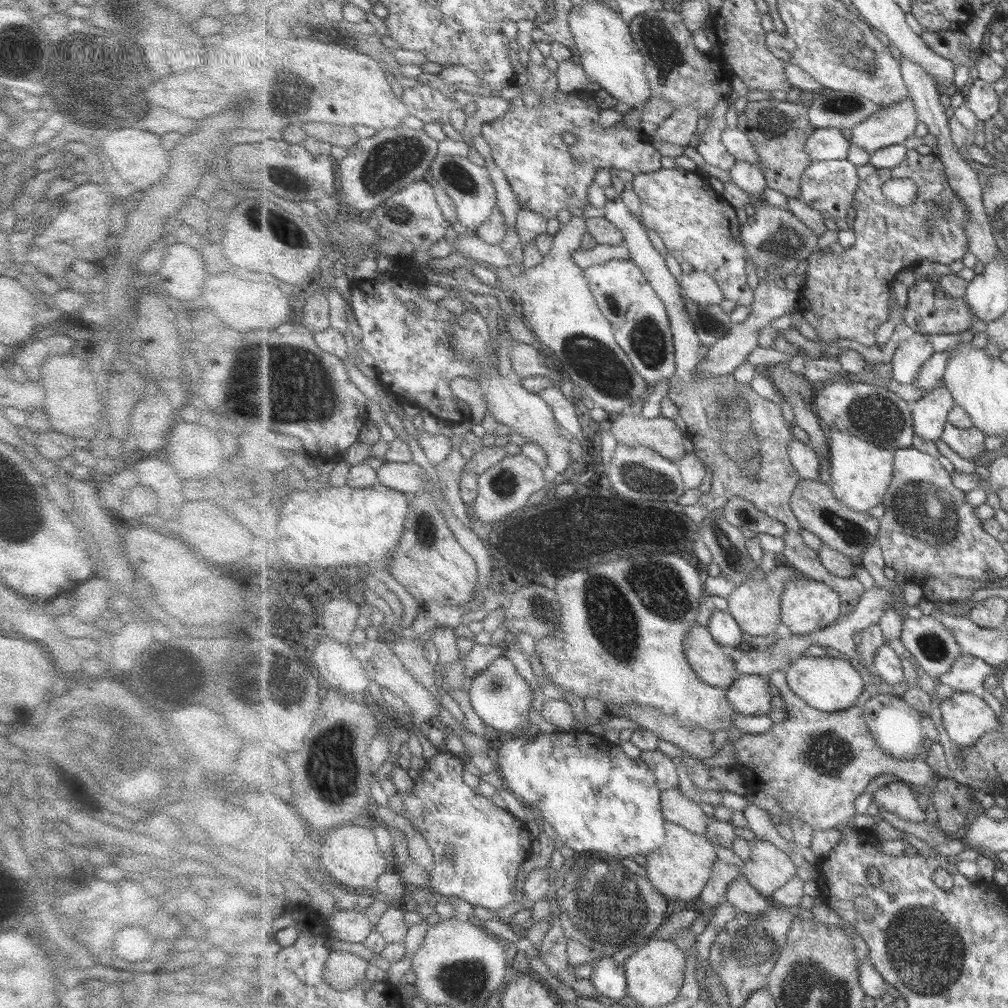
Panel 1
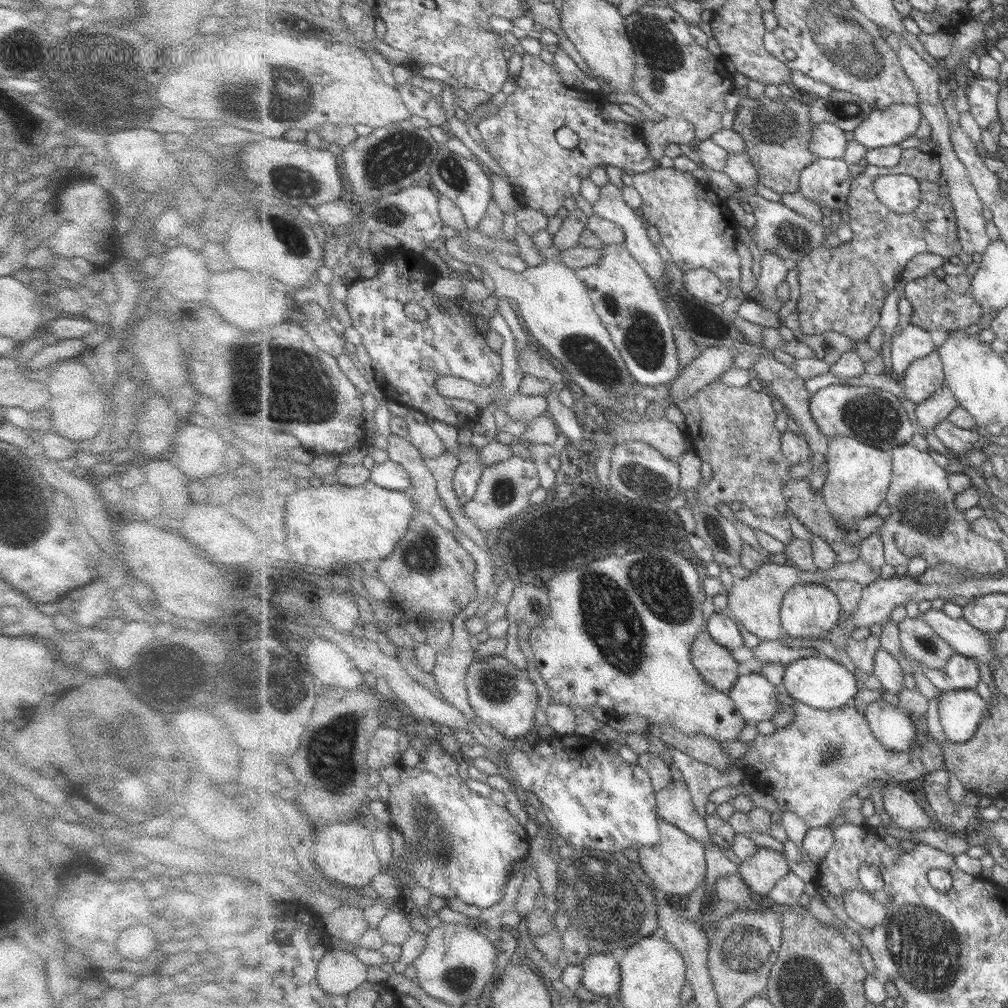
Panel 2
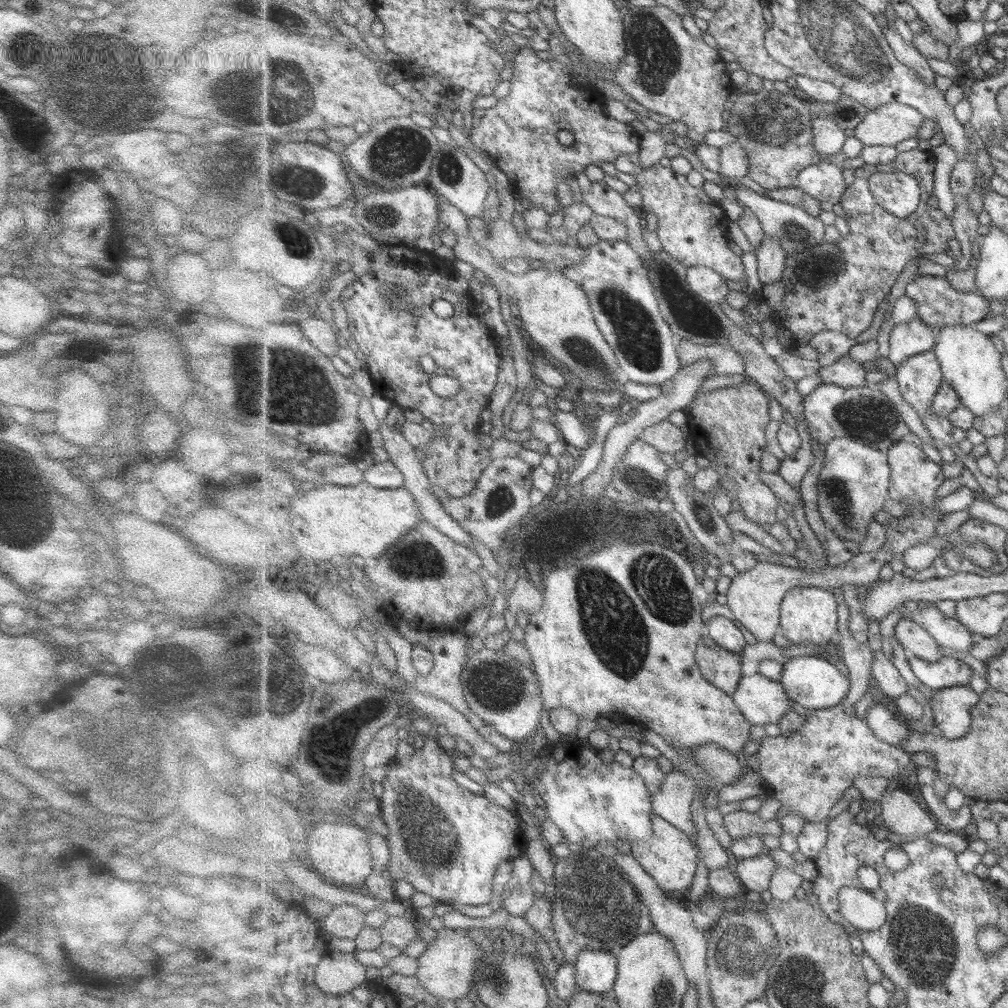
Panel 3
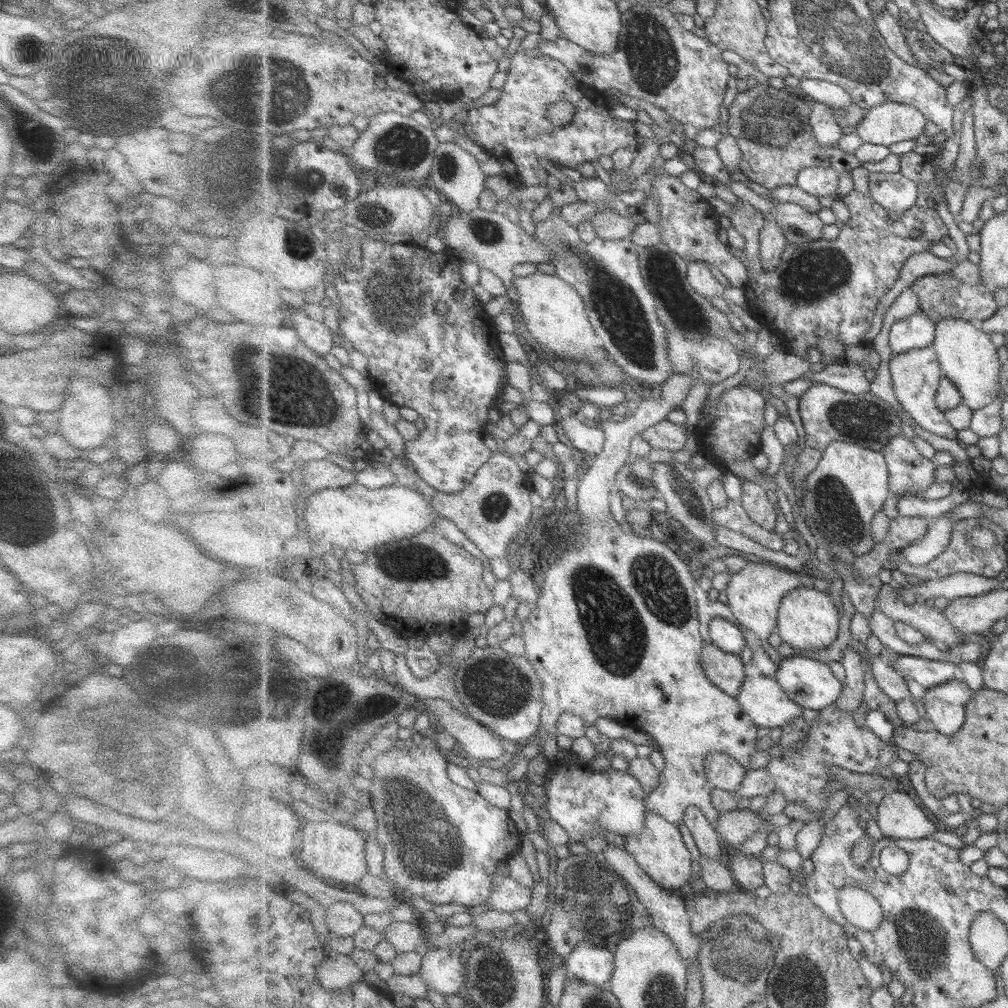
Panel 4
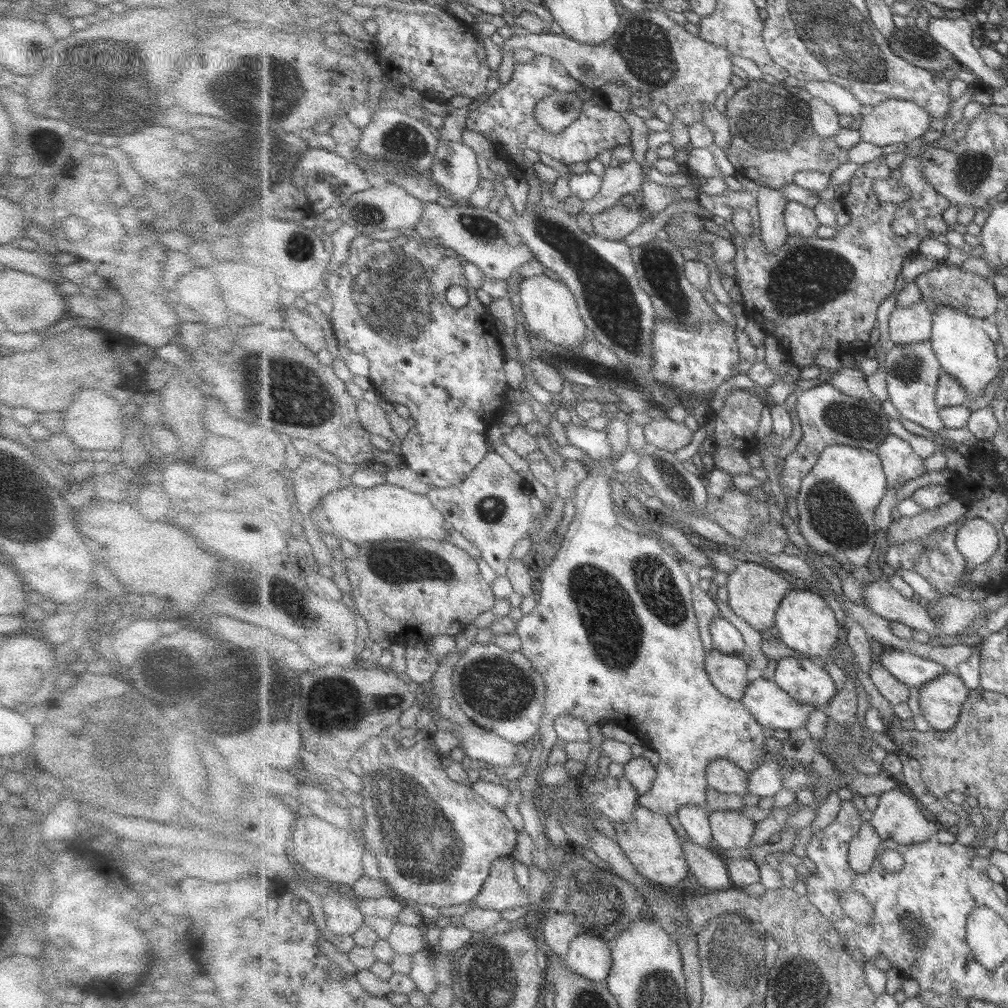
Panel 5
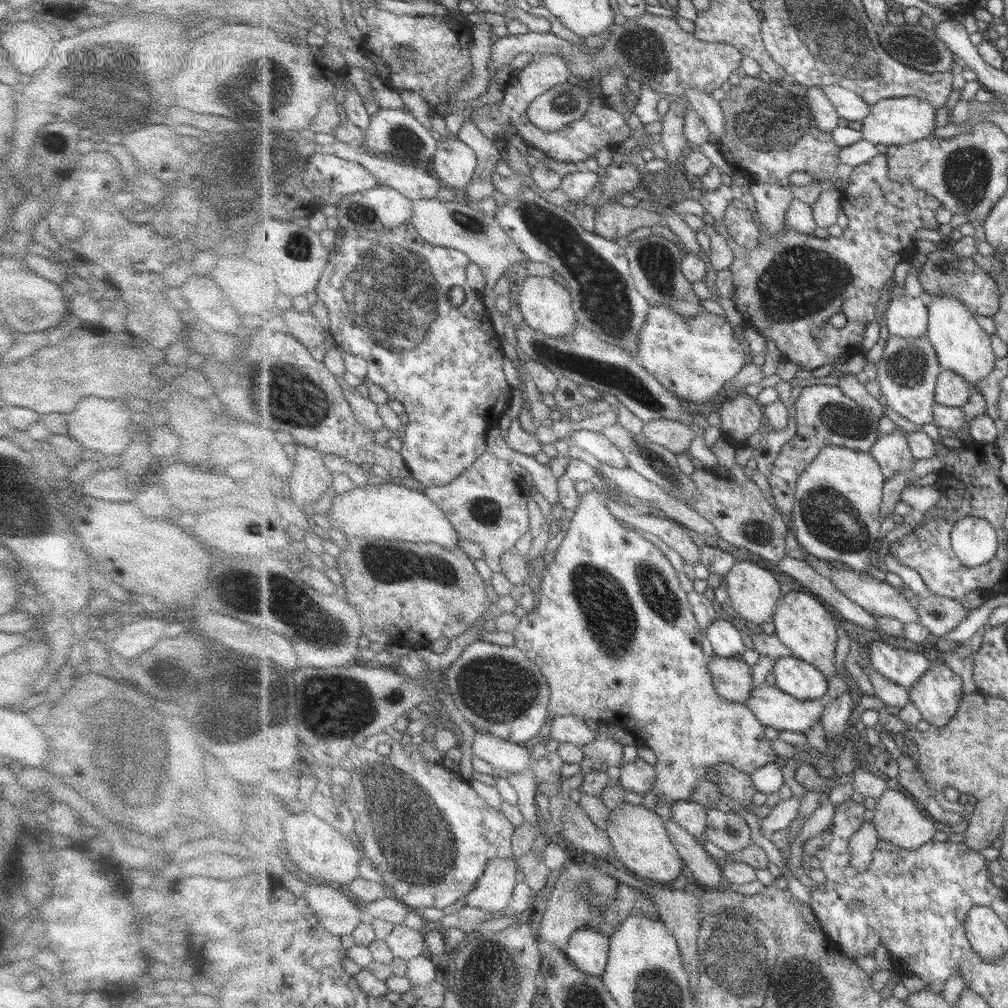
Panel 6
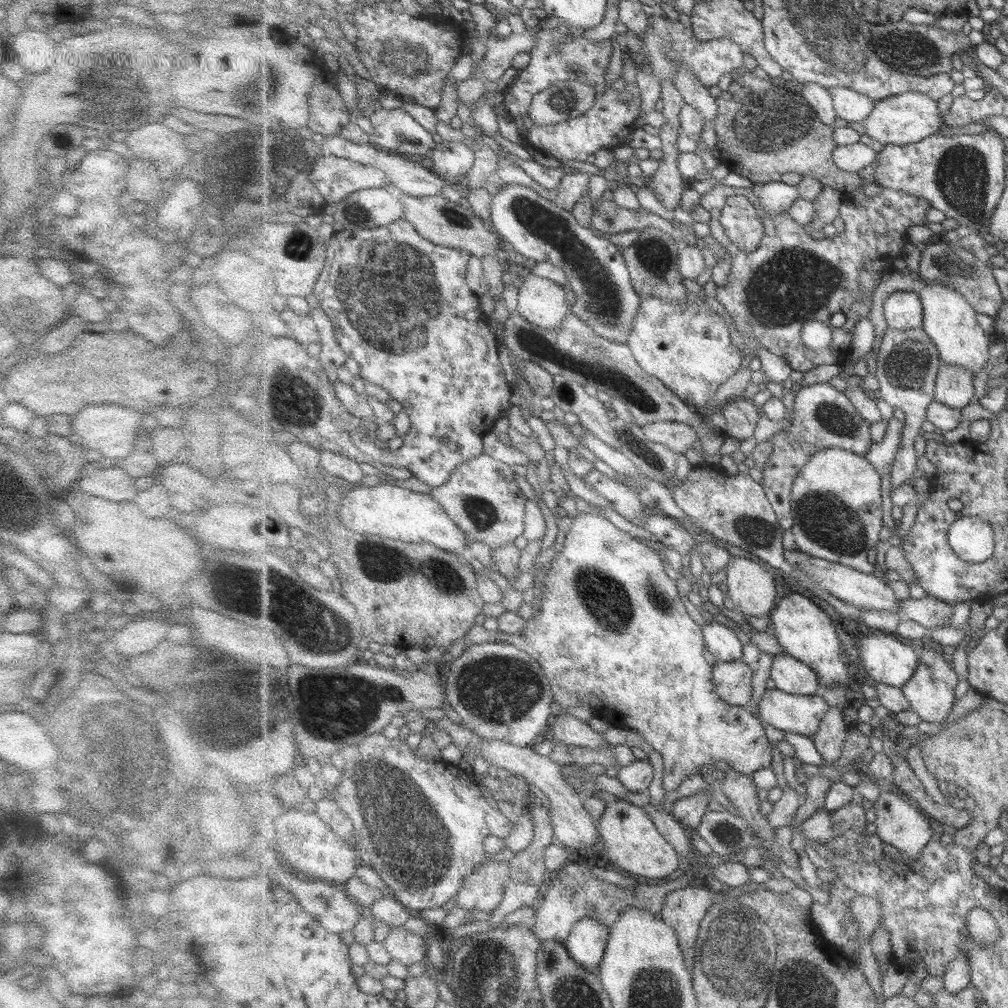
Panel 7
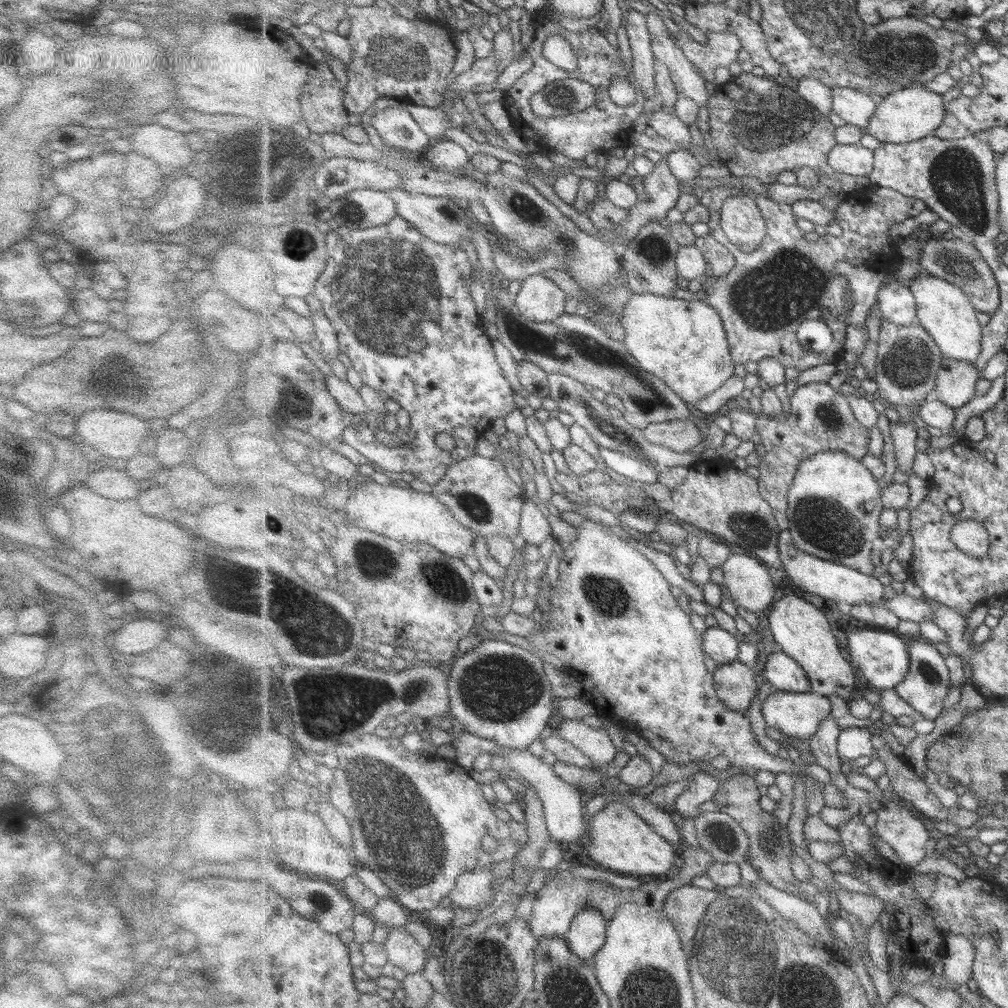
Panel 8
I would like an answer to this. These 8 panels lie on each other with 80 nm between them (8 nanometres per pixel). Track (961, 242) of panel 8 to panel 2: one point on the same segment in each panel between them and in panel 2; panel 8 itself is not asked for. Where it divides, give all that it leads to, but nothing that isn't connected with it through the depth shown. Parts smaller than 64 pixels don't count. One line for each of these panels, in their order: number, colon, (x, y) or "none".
2: (935, 307)
3: (939, 304)
4: (943, 296)
5: (947, 286)
6: (943, 274)
7: (943, 262)

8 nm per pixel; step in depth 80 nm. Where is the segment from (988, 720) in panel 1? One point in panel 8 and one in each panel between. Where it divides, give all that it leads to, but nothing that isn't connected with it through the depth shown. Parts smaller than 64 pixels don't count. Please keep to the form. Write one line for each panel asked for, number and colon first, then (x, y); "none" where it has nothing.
2: (961, 712)
3: (952, 707)
4: (945, 705)
5: (941, 701)
6: (938, 694)
7: (931, 692)
8: (928, 684)

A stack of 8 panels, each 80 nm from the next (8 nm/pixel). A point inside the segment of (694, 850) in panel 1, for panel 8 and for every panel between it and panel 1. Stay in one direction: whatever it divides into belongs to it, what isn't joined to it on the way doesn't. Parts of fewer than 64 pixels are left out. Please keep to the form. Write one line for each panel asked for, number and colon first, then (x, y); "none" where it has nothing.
2: (677, 866)
3: (669, 858)
4: (660, 850)
5: (654, 848)
6: (644, 847)
7: (632, 843)
8: (620, 840)

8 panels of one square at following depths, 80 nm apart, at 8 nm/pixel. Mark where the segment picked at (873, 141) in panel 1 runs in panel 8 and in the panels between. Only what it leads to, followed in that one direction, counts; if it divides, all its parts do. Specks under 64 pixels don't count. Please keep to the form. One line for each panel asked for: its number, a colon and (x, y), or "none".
2: (889, 126)
3: (892, 123)
4: (892, 122)
5: (898, 120)
6: (895, 121)
7: (903, 119)
8: (915, 112)

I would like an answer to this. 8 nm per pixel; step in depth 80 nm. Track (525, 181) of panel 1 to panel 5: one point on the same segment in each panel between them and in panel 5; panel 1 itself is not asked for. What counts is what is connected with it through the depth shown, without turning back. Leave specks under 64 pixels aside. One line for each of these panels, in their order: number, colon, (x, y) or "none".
2: (521, 135)
3: (519, 133)
4: (516, 130)
5: (507, 119)

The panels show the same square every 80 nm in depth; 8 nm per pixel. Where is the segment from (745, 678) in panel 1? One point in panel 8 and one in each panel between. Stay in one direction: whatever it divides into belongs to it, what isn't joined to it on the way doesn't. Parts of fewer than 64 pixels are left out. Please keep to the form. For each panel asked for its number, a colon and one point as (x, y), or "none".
2: (755, 696)
3: (763, 701)
4: (763, 698)
5: (773, 707)
6: (774, 707)
7: (793, 713)
8: (799, 715)

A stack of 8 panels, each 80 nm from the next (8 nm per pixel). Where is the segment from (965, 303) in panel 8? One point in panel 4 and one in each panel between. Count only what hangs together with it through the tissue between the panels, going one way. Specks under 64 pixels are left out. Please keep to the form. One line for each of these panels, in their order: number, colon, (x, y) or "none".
4: (968, 356)
5: (964, 349)
6: (962, 345)
7: (951, 322)

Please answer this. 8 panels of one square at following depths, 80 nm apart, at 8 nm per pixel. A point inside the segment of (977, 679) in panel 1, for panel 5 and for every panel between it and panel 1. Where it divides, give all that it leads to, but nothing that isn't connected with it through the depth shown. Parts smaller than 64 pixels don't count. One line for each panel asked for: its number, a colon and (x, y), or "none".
2: (962, 673)
3: (949, 671)
4: (929, 673)
5: (916, 671)

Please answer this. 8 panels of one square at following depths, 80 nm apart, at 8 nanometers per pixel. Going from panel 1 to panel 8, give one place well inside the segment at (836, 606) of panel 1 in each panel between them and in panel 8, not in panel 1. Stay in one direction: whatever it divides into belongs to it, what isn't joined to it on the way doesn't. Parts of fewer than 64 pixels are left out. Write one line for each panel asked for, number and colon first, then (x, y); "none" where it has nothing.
2: (811, 610)
3: (809, 616)
4: (808, 620)
5: (805, 622)
6: (802, 622)
7: (805, 631)
8: (801, 630)

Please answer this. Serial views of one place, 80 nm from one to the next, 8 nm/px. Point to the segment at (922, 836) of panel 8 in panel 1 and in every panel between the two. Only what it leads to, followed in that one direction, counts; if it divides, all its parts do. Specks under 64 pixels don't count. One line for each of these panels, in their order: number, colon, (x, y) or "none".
1: (897, 798)
2: (900, 804)
3: (902, 814)
4: (899, 817)
5: (898, 817)
6: (898, 820)
7: (899, 824)

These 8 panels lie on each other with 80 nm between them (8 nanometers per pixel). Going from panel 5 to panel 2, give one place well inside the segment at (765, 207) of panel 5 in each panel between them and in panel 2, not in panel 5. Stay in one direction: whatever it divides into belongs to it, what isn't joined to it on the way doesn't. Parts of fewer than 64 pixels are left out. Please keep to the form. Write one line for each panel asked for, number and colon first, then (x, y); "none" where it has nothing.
2: (774, 270)
3: (772, 260)
4: (773, 242)

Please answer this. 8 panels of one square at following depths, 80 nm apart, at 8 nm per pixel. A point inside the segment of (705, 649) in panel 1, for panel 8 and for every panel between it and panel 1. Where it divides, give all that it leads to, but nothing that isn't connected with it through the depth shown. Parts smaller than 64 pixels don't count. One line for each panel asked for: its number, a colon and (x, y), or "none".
2: (716, 664)
3: (722, 667)
4: (727, 670)
5: (731, 675)
6: (732, 678)
7: (732, 679)
8: (735, 682)

